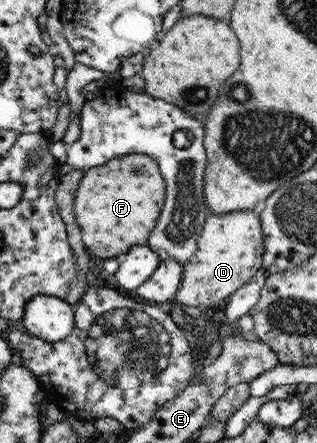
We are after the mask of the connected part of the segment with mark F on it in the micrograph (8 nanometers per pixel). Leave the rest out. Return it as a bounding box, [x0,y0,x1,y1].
[73,154,166,259]

